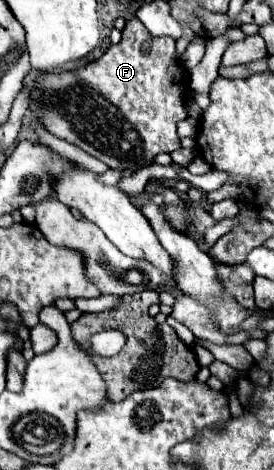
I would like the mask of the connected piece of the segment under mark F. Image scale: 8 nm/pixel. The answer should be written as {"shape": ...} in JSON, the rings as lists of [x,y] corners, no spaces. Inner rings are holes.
{"shape":[[[132,18],[122,30],[122,40],[112,44],[96,62],[72,72],[52,72],[48,76],[40,74],[34,90],[30,92],[30,110],[54,136],[82,148],[110,168],[136,172],[142,168],[142,160],[154,160],[152,156],[158,156],[160,152],[174,152],[180,148],[176,124],[188,116],[184,110],[184,96],[190,78],[182,64],[174,58],[174,44],[176,42],[172,38],[150,36],[146,26],[138,18]],[[146,40],[152,40],[150,52],[142,50]]]}

